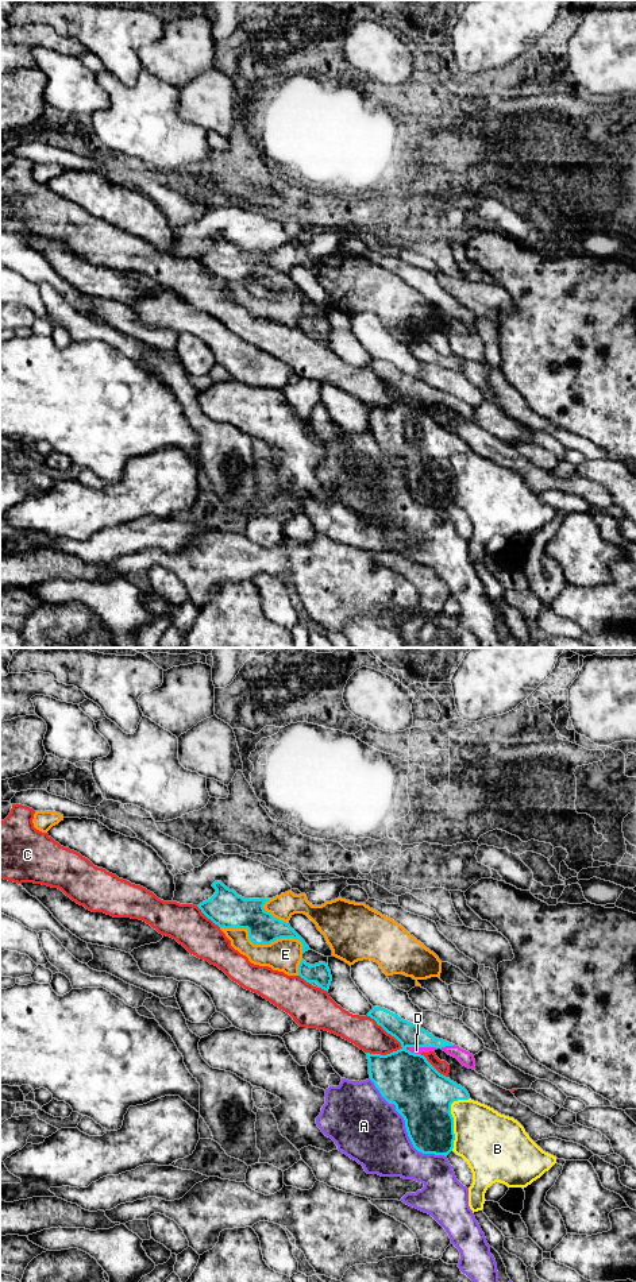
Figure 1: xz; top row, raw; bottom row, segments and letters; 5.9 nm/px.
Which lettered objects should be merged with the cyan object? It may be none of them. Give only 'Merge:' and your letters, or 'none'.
Merge: D

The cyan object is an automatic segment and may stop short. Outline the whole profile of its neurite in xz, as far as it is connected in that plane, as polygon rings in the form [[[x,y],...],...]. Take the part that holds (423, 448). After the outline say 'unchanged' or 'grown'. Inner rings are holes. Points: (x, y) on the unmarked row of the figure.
[[[373,359],[367,368],[401,395],[400,402],[386,408],[366,405],[370,432],[404,470],[413,499],[423,506],[447,509],[455,493],[451,456],[469,452],[470,447],[440,426],[423,406],[442,401],[473,422],[474,408],[385,360]]] | grown

